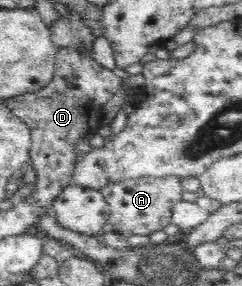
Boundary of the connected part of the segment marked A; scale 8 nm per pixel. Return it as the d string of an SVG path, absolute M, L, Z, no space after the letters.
M173 176L130 178L104 186L99 191L110 205L111 214L108 223L113 226L116 233L127 237L134 234L149 235L166 228L171 224L174 205L182 200L184 188L180 185L181 179Z

